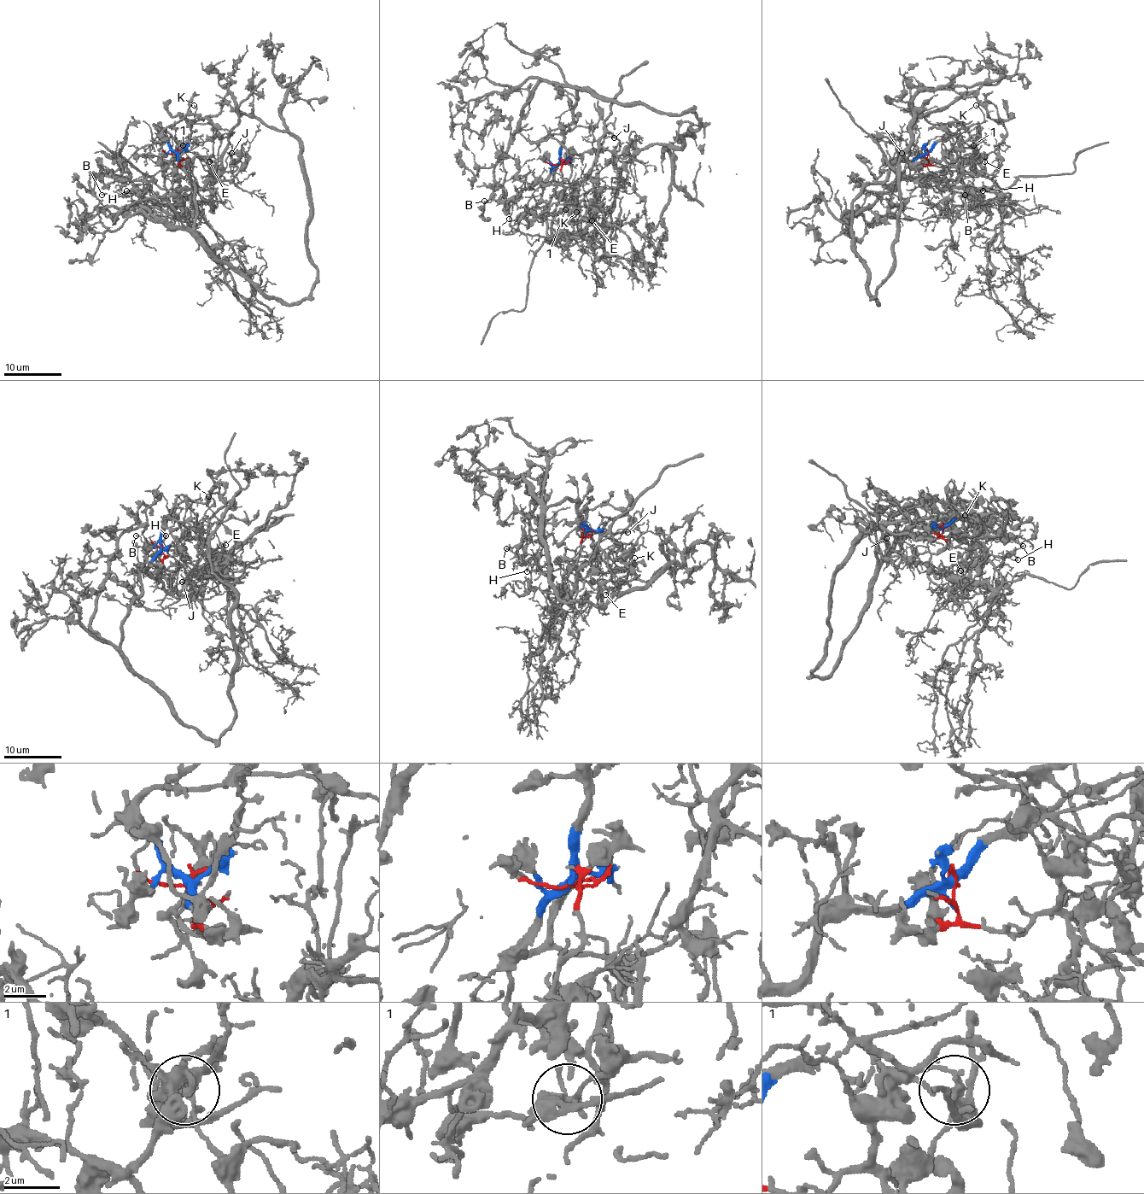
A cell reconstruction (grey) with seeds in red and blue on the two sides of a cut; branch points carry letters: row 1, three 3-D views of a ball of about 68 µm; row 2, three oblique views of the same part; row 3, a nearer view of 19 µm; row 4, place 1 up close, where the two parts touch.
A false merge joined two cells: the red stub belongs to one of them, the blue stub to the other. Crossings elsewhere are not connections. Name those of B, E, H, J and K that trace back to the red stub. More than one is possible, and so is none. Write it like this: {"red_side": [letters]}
{"red_side": ["B", "E", "H", "J", "K"]}

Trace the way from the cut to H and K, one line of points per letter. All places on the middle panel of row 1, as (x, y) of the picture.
H: (559, 163), (563, 180), (546, 207), (549, 236), (563, 189), (559, 184), (526, 188), (511, 203), (509, 219)
K: (559, 163), (563, 180), (555, 189), (565, 197), (574, 193), (572, 218), (575, 219), (577, 212)

